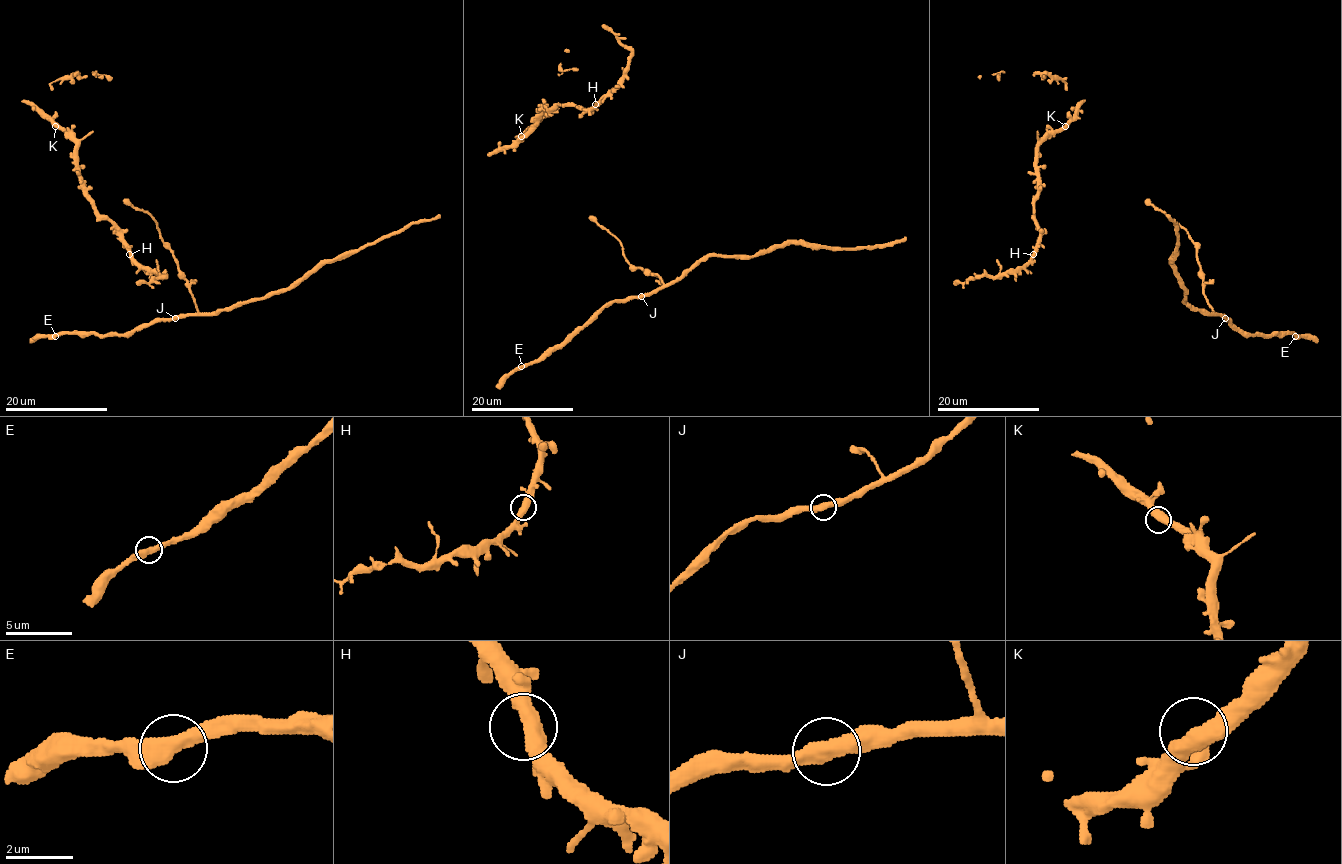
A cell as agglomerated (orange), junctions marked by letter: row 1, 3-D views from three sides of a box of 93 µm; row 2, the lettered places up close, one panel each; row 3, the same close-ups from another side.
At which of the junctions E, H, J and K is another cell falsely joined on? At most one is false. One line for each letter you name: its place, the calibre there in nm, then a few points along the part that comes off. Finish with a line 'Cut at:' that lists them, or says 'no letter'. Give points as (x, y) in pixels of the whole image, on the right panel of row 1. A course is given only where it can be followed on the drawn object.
Cut at: no letter

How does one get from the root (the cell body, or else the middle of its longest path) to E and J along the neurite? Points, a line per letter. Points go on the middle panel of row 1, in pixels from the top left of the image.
E: (631, 265), (655, 273), (663, 284), (642, 295), (605, 304), (559, 345), (549, 347), (536, 360), (521, 366)
J: (631, 265), (655, 273), (663, 283), (641, 296)

